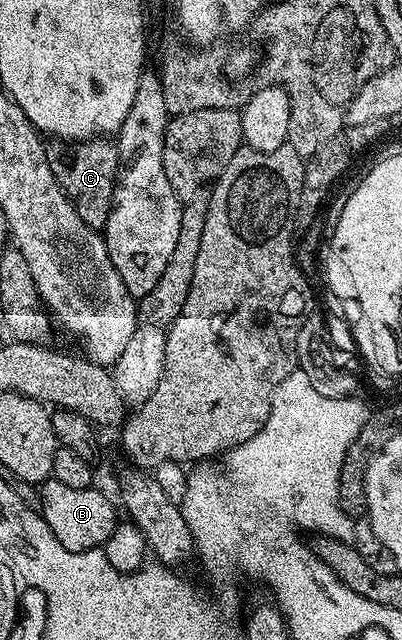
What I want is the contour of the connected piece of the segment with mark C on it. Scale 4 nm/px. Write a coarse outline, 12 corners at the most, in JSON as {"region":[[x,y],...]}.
{"region":[[97,136],[48,167],[82,224],[103,231],[119,145]]}

